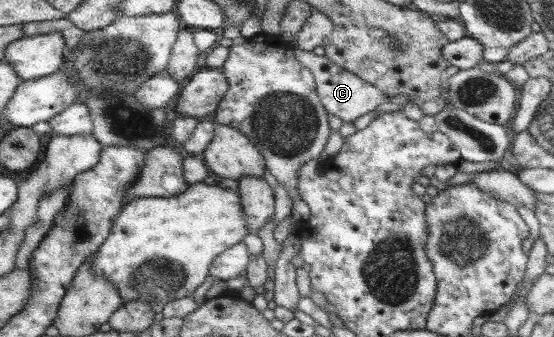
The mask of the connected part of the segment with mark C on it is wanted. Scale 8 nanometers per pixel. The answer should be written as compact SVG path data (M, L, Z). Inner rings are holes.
M299 47L294 48L297 61L304 67L307 67L314 76L316 92L319 100L322 101L323 108L326 111L341 119L342 122L354 122L366 113L375 111L377 107L389 101L387 93L375 88L373 84L359 79L359 76L353 72L346 71L345 68L339 67L334 61L327 59L325 56L314 55L313 52L303 50Z

